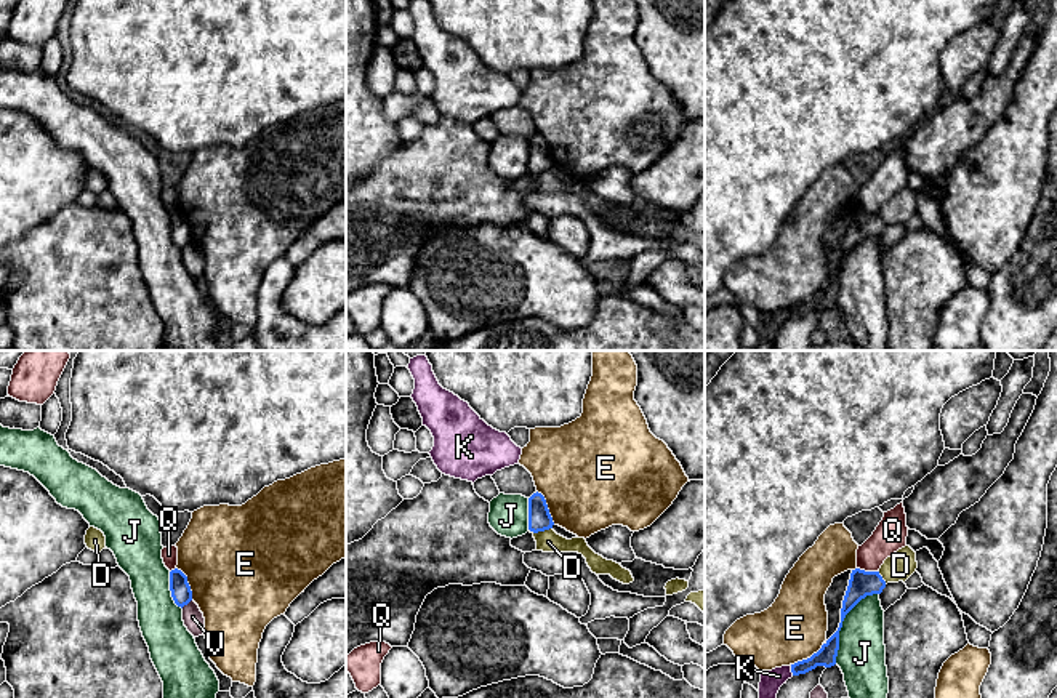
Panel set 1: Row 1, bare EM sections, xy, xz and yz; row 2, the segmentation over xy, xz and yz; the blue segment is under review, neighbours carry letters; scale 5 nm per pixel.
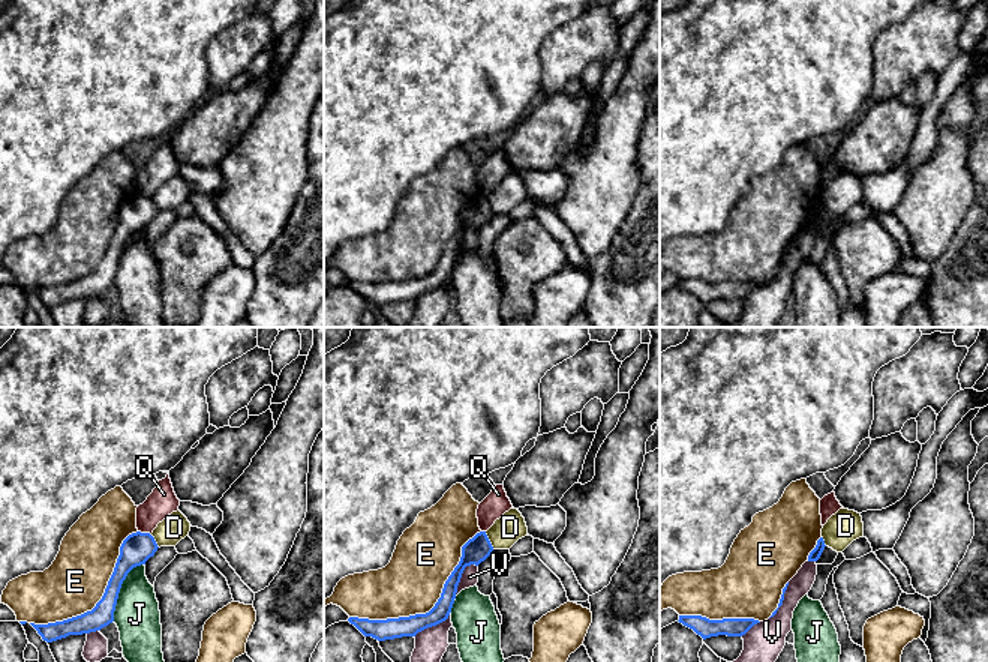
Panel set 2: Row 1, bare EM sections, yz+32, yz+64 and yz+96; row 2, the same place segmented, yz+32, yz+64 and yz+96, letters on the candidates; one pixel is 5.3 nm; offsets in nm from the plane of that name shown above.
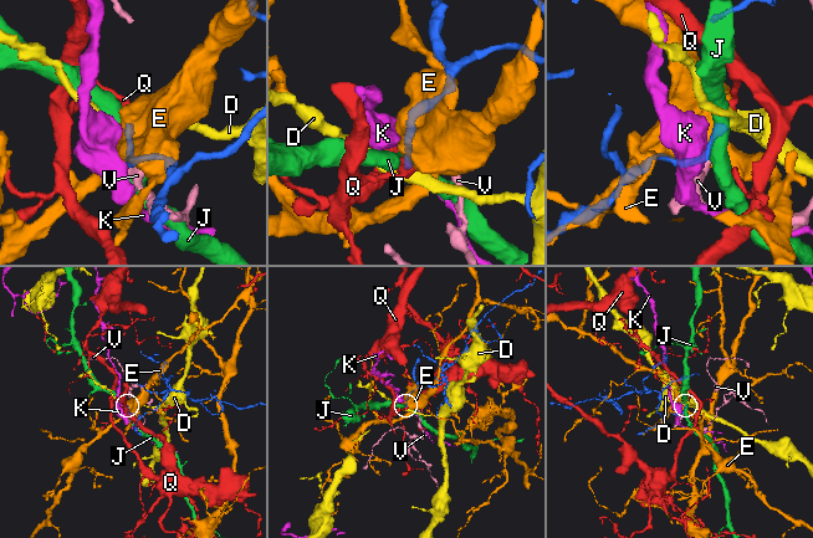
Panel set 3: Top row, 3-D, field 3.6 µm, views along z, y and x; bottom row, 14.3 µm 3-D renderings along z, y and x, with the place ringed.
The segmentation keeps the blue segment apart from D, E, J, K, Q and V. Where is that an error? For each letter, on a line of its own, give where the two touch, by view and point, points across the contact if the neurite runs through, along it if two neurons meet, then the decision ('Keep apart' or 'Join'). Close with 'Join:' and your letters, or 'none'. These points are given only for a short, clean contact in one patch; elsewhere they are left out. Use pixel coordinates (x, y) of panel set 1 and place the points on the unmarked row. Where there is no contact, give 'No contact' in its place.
D: Touches blue at xz (540, 172). Boundary: xz (551, 168), (542, 173), (529, 172). Keep apart
E: Touches blue at xz (546, 149). Keep apart
J: Touches blue at yz (841, 264). Boundary: yz (878, 234), (867, 236), (846, 256), (835, 304). Keep apart
K: Touches blue at yz (791, 311). Boundary: yz (790, 306), (793, 316). Keep apart
Q: Touches blue at yz (868, 213). Boundary: yz (857, 208), (867, 213), (878, 213). Keep apart
V: Touches blue at xy (186, 245). Keep apart
Join: none

